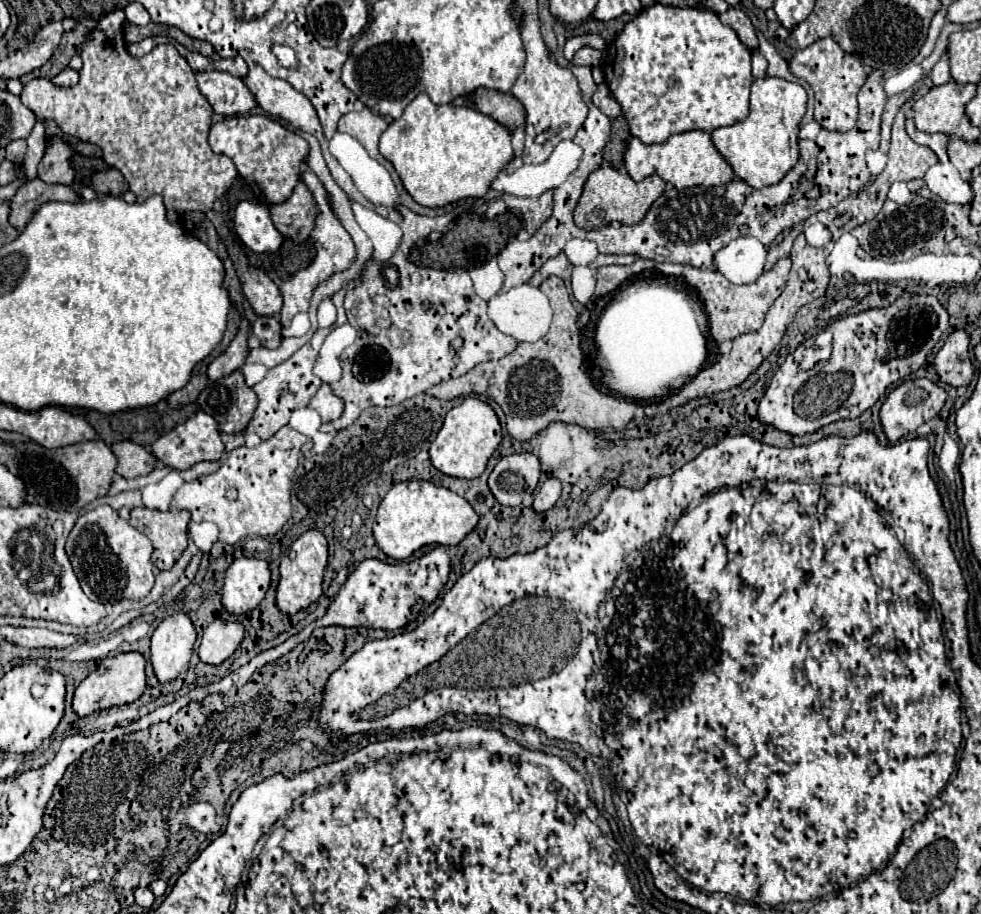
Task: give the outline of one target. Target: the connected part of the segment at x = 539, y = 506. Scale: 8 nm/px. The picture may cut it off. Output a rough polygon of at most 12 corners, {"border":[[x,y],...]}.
{"border":[[549,478],[535,492],[533,508],[549,510],[561,496],[561,482]]}

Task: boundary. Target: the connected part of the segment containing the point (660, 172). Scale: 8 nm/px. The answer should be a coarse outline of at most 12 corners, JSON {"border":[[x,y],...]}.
{"border":[[703,130],[649,144],[631,138],[635,182],[657,174],[679,190],[735,176]]}

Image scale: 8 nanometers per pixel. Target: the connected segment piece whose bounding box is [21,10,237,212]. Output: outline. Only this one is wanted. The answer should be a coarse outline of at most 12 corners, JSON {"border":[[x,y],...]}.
{"border":[[123,10],[85,36],[69,88],[21,102],[95,142],[137,202],[207,212],[237,178],[207,136],[213,108],[171,46],[135,58]]}

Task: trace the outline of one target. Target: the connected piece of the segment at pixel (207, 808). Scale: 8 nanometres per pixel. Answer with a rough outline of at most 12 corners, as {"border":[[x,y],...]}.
{"border":[[193,804],[169,820],[171,832],[181,826],[203,834],[217,834],[215,808]]}

